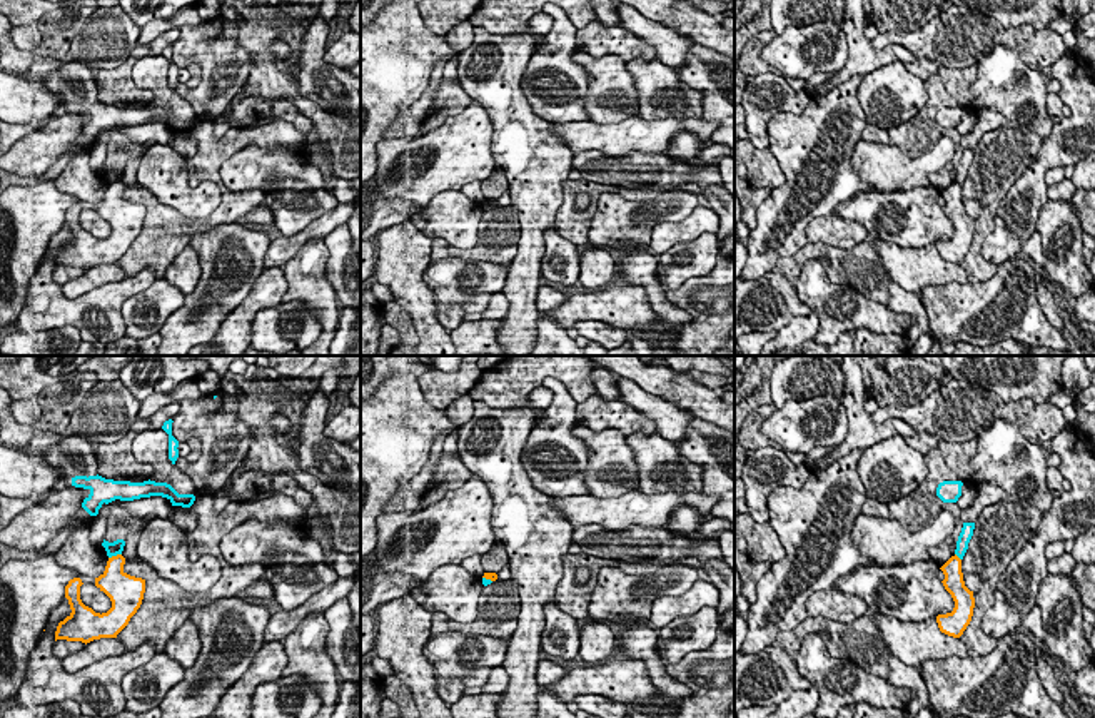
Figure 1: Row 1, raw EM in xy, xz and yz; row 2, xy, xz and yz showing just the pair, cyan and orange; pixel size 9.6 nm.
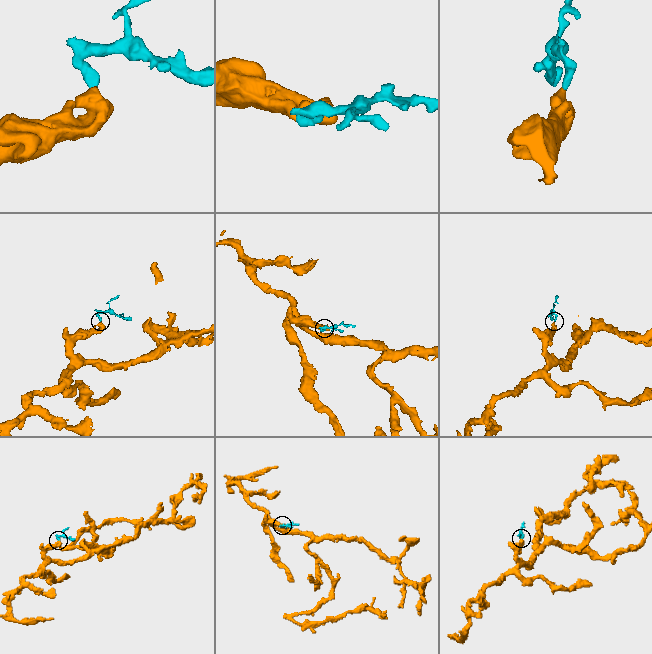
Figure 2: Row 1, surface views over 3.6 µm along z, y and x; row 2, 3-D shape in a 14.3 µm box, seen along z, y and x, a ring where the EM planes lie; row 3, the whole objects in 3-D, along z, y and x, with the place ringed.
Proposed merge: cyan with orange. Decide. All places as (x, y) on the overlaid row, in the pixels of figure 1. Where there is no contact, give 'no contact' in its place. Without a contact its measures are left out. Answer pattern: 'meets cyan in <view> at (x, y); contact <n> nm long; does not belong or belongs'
meets cyan in xy at (114, 555); contact 140 nm long; does not belong

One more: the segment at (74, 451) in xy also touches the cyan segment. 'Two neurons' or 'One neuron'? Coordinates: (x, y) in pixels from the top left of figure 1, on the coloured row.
One neuron

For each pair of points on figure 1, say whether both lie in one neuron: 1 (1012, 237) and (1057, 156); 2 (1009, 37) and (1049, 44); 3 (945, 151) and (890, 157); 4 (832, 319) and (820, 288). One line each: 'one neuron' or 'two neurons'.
1: one neuron
2: one neuron
3: one neuron
4: one neuron

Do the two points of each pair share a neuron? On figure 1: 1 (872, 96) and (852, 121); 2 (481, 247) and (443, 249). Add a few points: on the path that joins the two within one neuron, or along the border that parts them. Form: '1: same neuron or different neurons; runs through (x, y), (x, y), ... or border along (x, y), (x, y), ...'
1: different neurons; border along (860, 79), (857, 101), (867, 122)
2: same neuron; runs through (471, 252), (453, 252)

